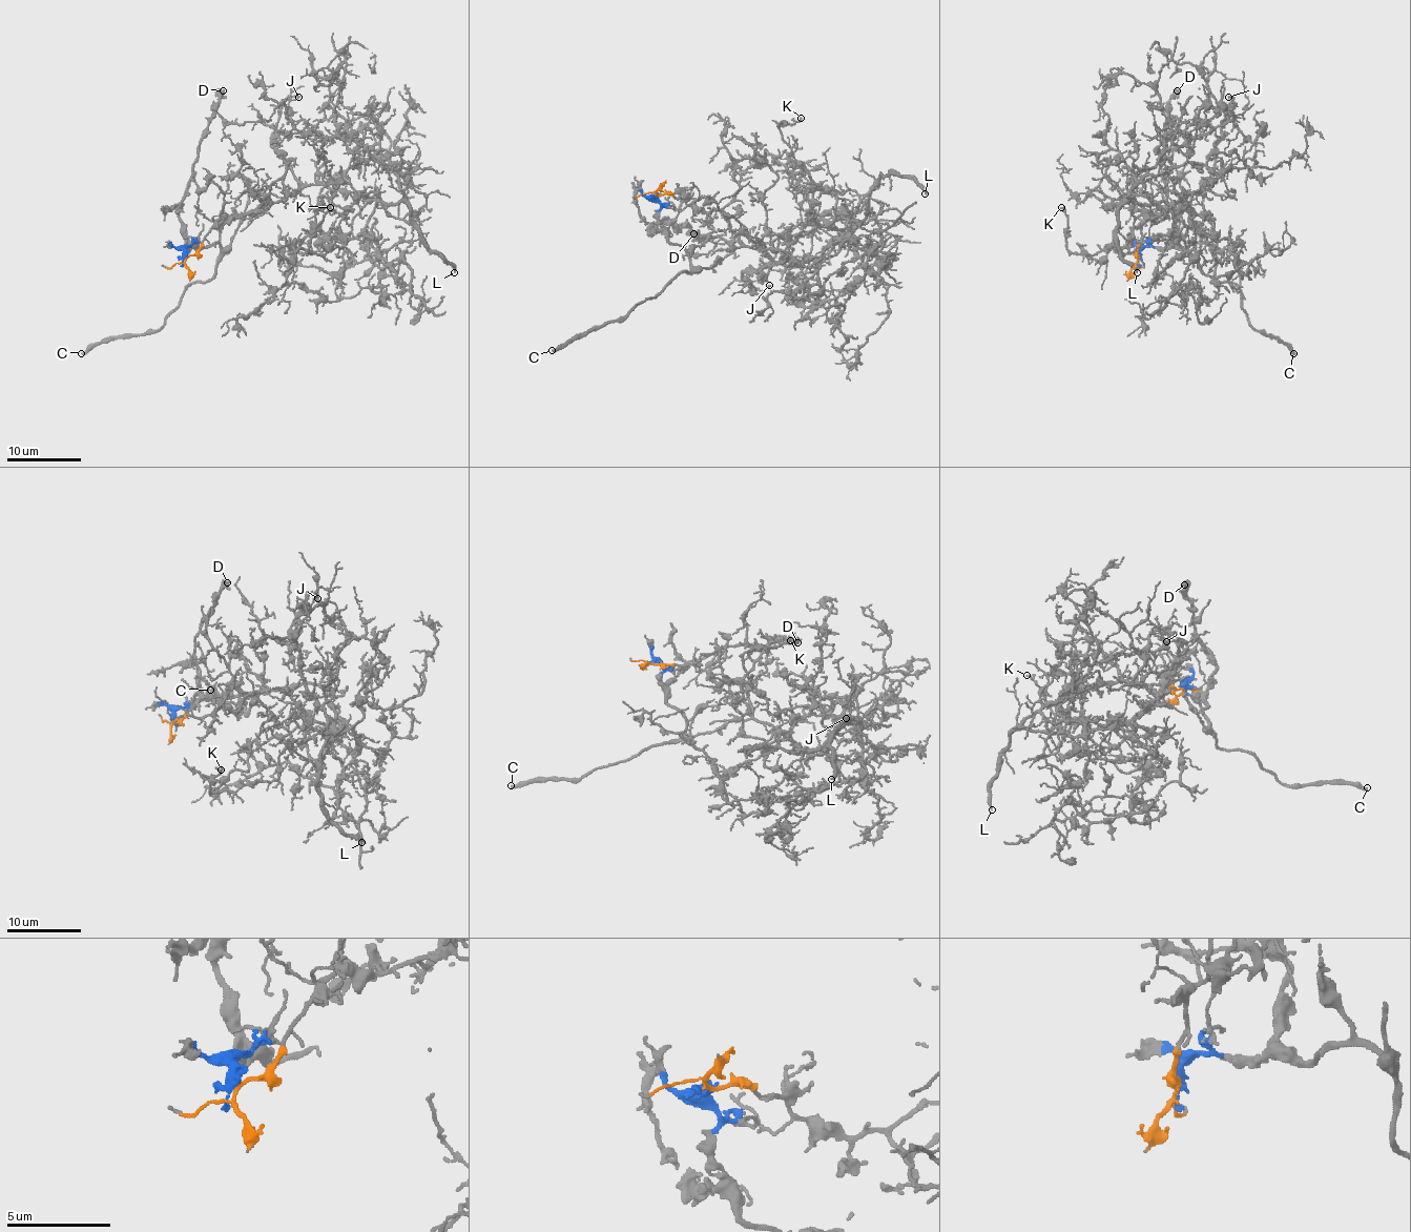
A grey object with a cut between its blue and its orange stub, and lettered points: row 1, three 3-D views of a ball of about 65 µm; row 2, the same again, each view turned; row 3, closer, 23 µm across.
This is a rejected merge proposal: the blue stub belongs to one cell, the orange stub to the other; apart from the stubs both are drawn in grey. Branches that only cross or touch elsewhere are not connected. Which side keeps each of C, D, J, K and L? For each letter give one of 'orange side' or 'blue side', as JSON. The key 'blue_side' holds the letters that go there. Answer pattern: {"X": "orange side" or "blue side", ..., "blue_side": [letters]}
{"C": "blue side", "D": "blue side", "J": "orange side", "K": "orange side", "L": "orange side", "blue_side": ["C", "D"]}

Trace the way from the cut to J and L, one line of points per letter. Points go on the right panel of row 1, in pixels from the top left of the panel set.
J: (1137, 259), (1141, 227), (1154, 214), (1187, 203), (1204, 186), (1233, 98), (1228, 98)
L: (1137, 259), (1141, 227), (1209, 185), (1176, 203), (1127, 201), (1118, 210), (1118, 253), (1137, 271)

